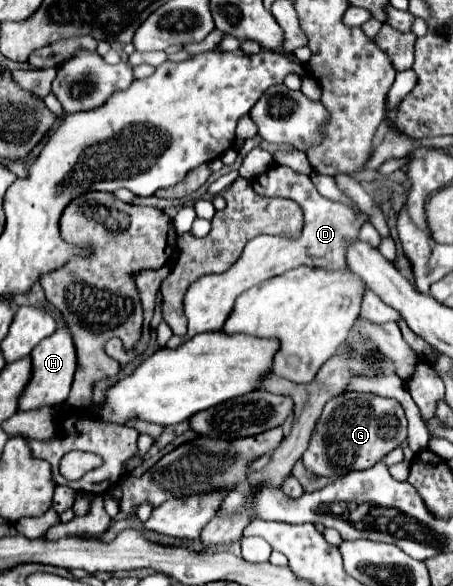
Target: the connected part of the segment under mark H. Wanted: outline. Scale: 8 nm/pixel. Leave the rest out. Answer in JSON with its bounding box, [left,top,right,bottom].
[19,330,75,412]

